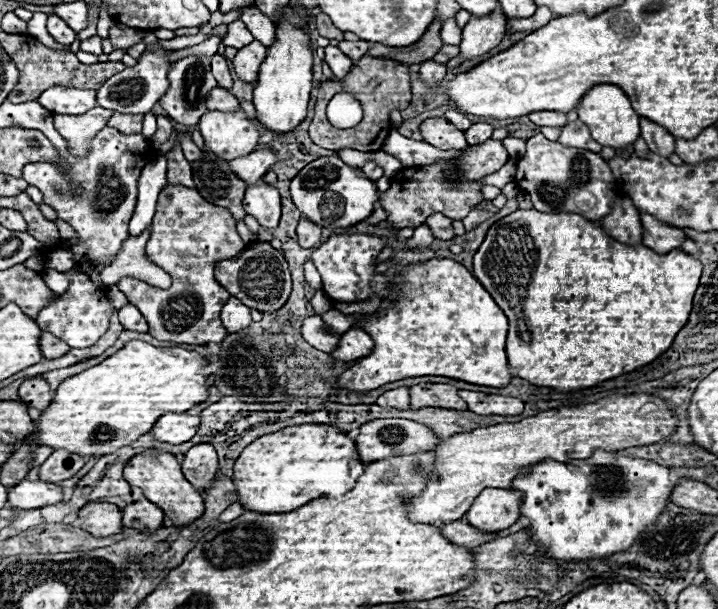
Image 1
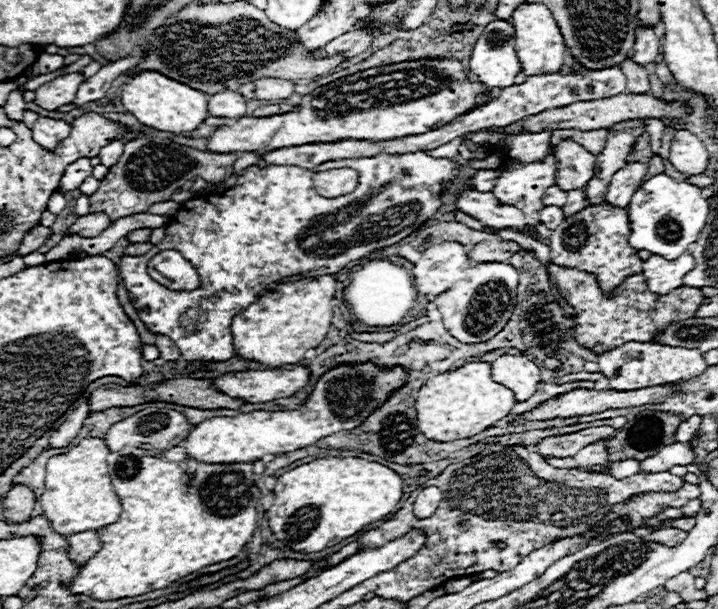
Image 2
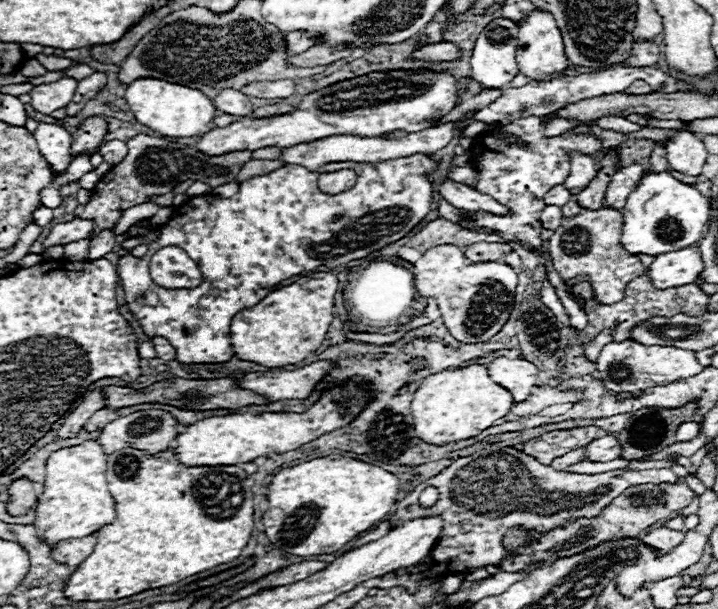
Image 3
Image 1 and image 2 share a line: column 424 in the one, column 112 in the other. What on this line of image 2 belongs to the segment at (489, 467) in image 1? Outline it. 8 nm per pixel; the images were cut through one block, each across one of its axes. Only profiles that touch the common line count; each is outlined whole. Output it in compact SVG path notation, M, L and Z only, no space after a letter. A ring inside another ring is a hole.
M84 438L70 452L50 458L50 462L46 466L46 490L42 494L42 508L44 508L44 516L52 522L56 532L68 536L68 534L78 534L78 532L86 532L86 530L98 530L102 526L114 524L120 518L122 504L110 484L108 462L106 462L108 454L110 454L110 450L102 438Z

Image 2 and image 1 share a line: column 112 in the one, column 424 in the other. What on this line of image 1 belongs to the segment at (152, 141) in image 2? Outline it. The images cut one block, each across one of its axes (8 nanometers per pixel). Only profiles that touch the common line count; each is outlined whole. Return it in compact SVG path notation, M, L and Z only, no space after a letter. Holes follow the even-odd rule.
M488 140L480 146L468 146L462 154L448 162L436 162L428 166L402 168L392 176L390 190L380 194L378 204L388 212L388 222L396 228L416 228L428 218L428 214L442 212L452 220L464 218L478 202L482 202L480 188L484 186L480 180L488 174L498 172L508 160L508 152L504 150L500 140Z

